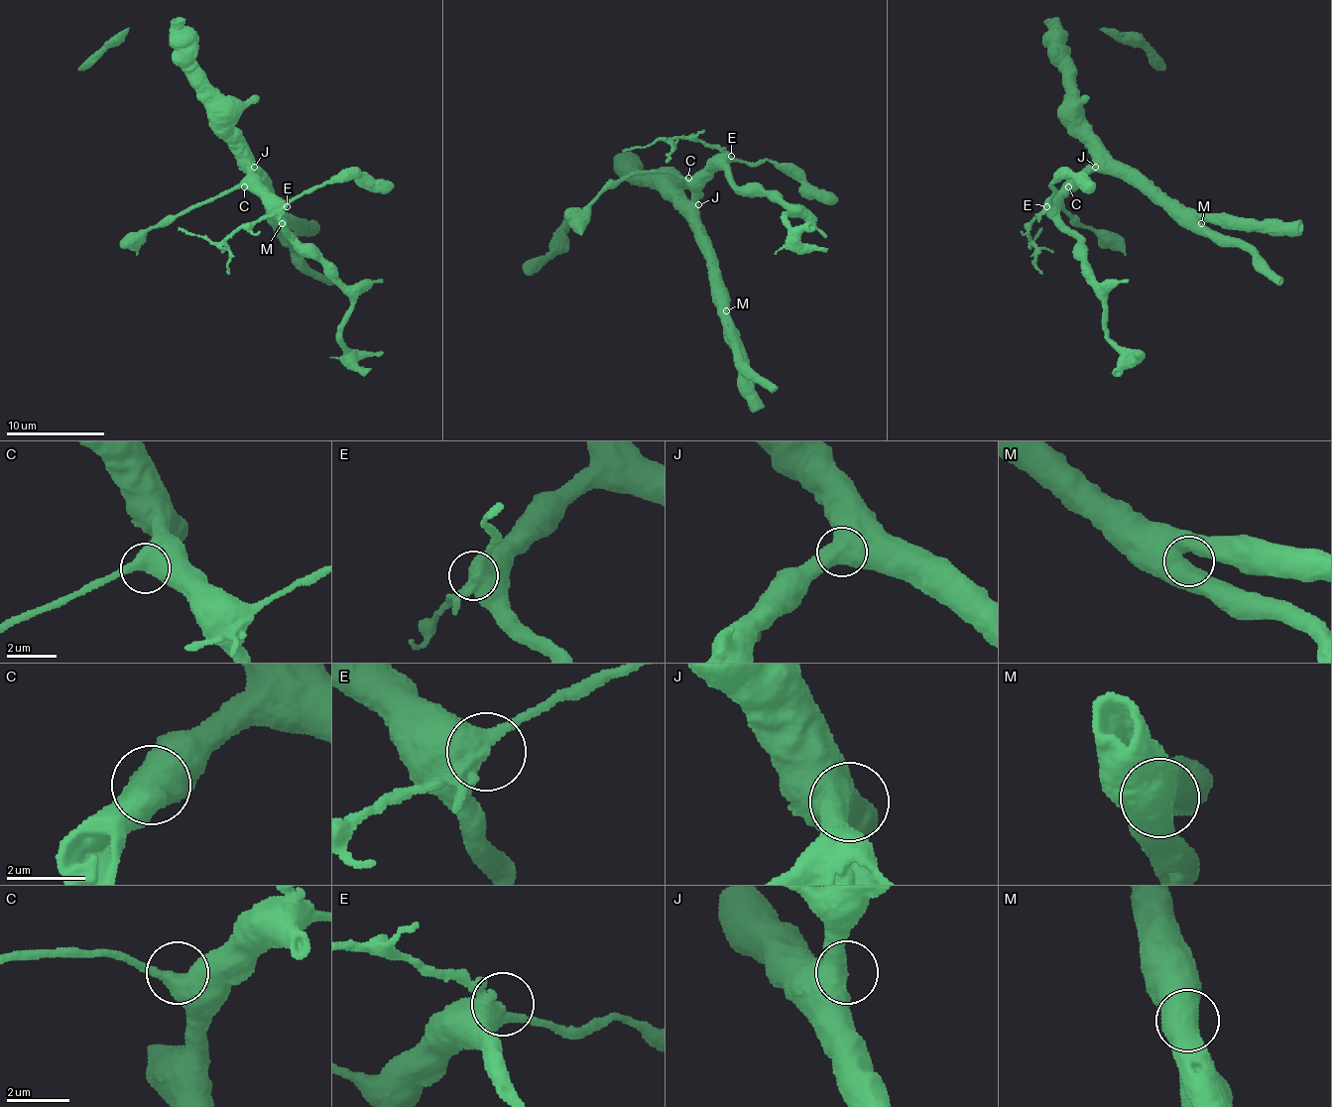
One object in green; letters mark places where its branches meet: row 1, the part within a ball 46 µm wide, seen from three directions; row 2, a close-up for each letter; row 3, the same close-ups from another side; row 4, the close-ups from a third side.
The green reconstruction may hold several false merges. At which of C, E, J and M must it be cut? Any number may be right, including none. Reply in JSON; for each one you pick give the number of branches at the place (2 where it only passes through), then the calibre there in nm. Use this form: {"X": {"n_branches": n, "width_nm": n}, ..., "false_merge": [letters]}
{"false_merge": []}

